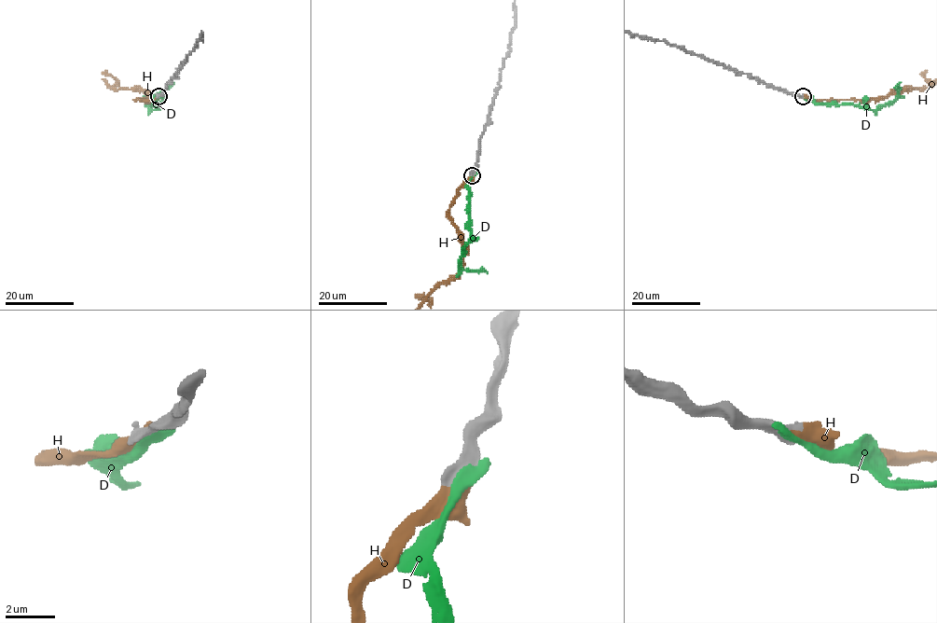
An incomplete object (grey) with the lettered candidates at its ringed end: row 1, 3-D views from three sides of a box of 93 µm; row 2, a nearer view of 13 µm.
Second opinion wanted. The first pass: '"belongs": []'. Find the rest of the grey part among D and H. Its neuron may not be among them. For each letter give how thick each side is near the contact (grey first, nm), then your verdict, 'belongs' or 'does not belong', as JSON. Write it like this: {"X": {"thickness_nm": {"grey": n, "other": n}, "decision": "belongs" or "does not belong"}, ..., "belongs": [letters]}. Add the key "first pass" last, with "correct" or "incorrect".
{"D": {"thickness_nm": {"grey": 650, "other": 320}, "decision": "does not belong"}, "H": {"thickness_nm": {"grey": 650, "other": 650}, "decision": "belongs"}, "belongs": ["H"], "first pass": "incorrect"}

